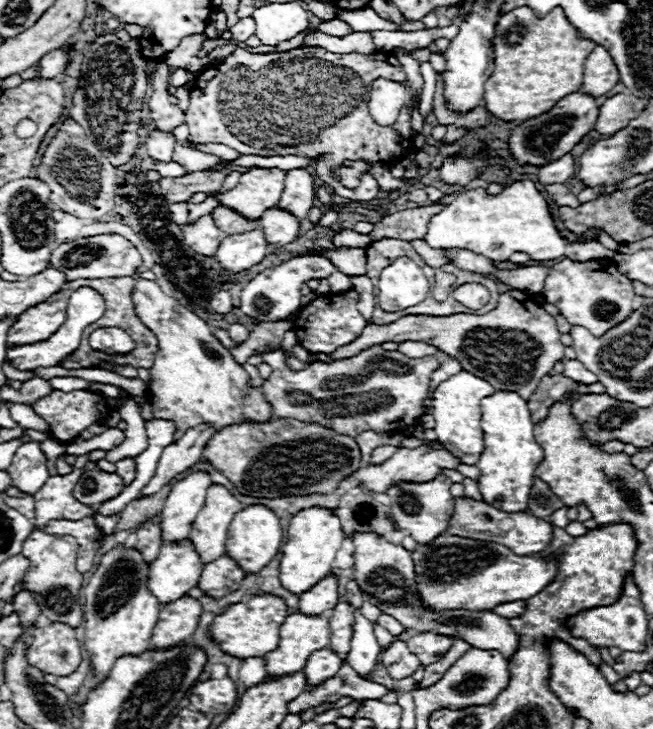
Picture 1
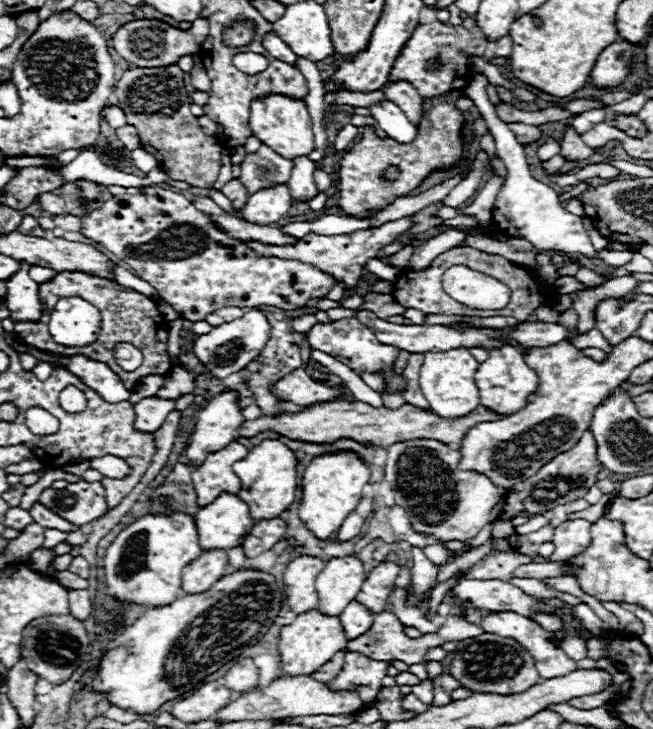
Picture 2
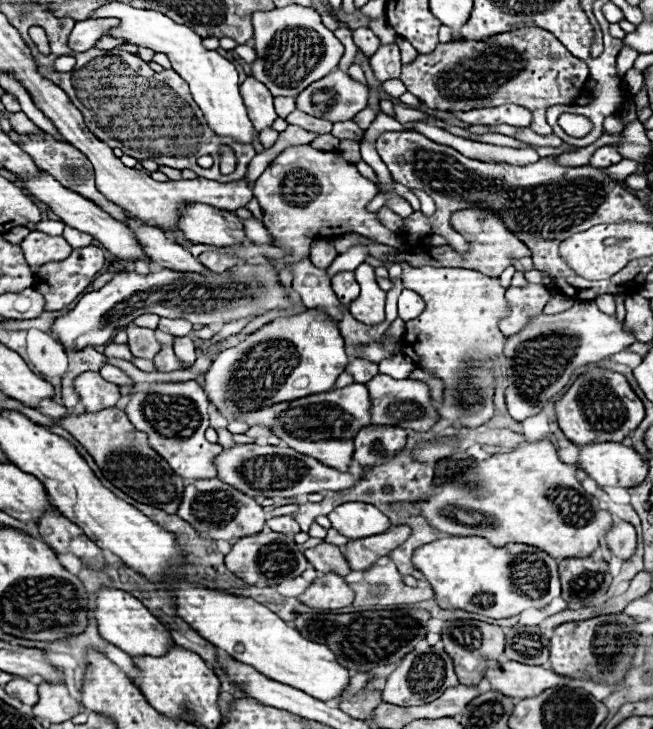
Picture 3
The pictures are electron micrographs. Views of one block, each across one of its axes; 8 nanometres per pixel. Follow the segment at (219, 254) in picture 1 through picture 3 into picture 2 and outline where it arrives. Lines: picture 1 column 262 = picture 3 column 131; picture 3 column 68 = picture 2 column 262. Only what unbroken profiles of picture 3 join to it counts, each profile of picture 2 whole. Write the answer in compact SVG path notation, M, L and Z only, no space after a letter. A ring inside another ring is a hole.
M278 184L274 188L264 188L252 194L240 212L242 218L252 224L270 226L276 224L280 218L284 218L290 206L292 206L292 196L288 186Z

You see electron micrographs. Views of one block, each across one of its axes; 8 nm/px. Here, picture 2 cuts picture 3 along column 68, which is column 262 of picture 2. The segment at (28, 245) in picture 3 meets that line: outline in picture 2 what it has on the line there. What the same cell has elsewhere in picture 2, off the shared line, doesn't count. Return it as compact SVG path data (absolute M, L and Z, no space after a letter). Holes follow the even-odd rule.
M412 216L394 220L394 222L386 222L382 226L376 228L368 228L368 230L356 230L350 234L338 234L338 236L316 236L316 234L308 234L304 236L298 244L294 246L264 246L258 242L248 242L246 246L250 246L252 250L256 250L256 254L270 254L270 256L278 256L278 258L292 258L292 260L300 260L306 264L316 266L318 270L324 270L326 274L334 276L336 282L344 282L346 288L356 286L362 276L364 276L364 264L370 258L376 258L378 250L384 248L386 244L396 242L410 226L412 226Z

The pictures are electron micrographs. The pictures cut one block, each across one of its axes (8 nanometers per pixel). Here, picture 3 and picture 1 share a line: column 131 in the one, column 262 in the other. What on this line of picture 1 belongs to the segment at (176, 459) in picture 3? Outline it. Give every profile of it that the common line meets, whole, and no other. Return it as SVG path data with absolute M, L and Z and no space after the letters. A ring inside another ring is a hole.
M140 272L132 278L136 278L136 290L132 290L136 316L158 338L158 354L150 368L152 382L148 396L154 418L174 420L176 438L198 424L212 424L222 430L224 426L240 424L244 420L264 422L272 418L264 394L246 386L248 374L234 362L230 350L212 336L210 326L178 304L178 300L164 294L156 282L140 278Z

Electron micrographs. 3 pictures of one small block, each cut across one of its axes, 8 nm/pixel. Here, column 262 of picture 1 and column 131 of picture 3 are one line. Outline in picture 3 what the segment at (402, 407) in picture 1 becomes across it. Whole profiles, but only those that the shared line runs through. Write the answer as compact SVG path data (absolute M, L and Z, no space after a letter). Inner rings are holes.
M112 342L112 344L108 344L104 351L105 356L114 356L114 358L122 358L122 360L132 360L134 356L128 348L128 344L116 344L116 342Z

